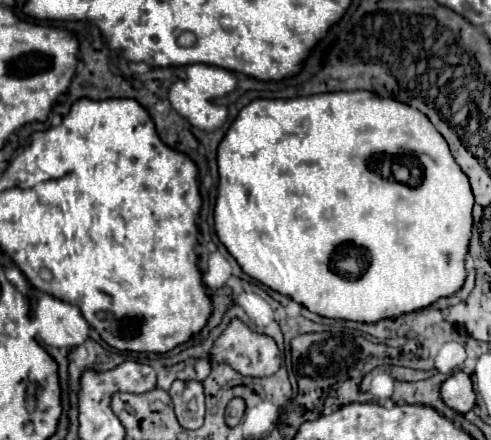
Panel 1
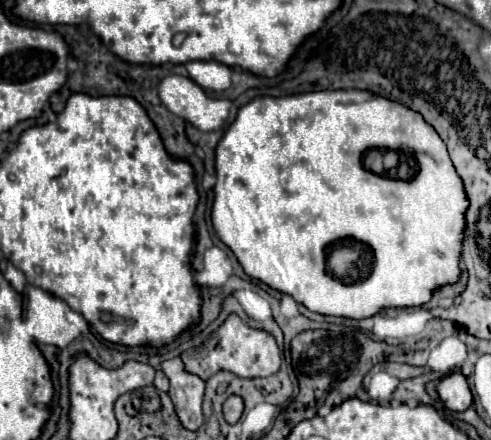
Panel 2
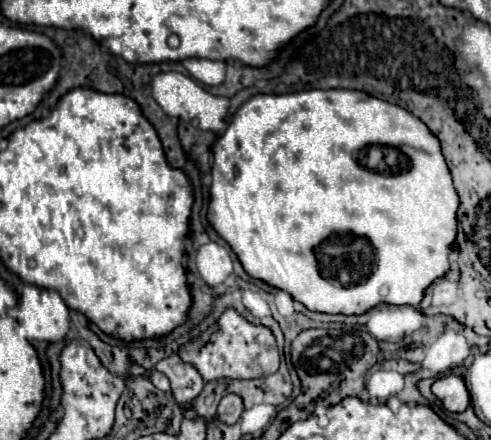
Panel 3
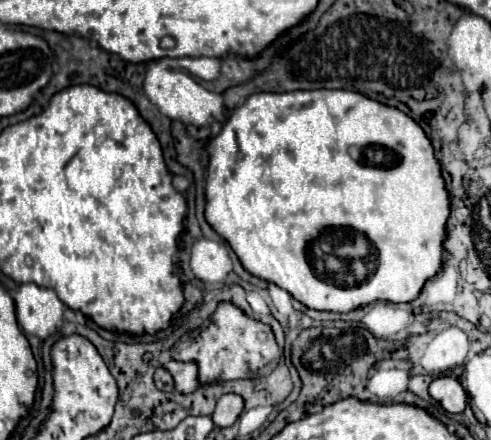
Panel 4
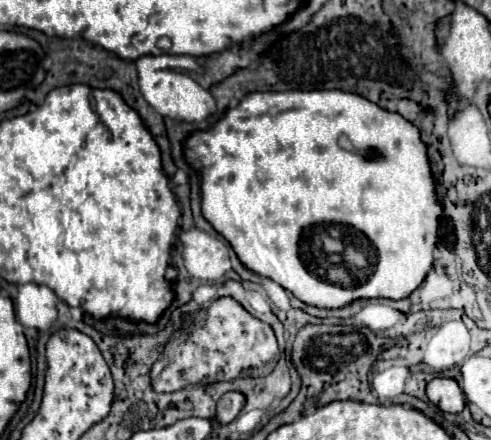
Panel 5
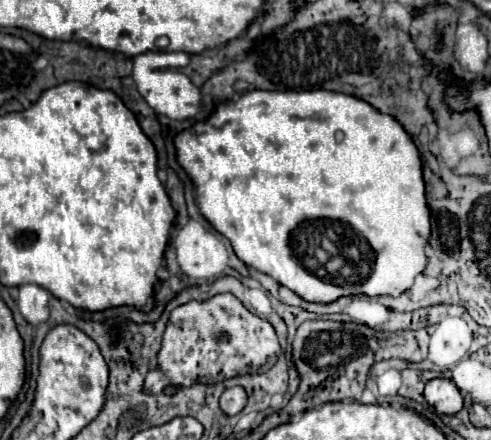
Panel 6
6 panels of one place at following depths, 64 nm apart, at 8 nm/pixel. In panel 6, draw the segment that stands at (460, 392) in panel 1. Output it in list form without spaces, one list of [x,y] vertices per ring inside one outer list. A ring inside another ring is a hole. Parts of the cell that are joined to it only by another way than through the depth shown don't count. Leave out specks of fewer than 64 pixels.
[[[448,378],[430,380],[424,388],[424,398],[440,414],[456,414],[464,406],[458,386]]]

